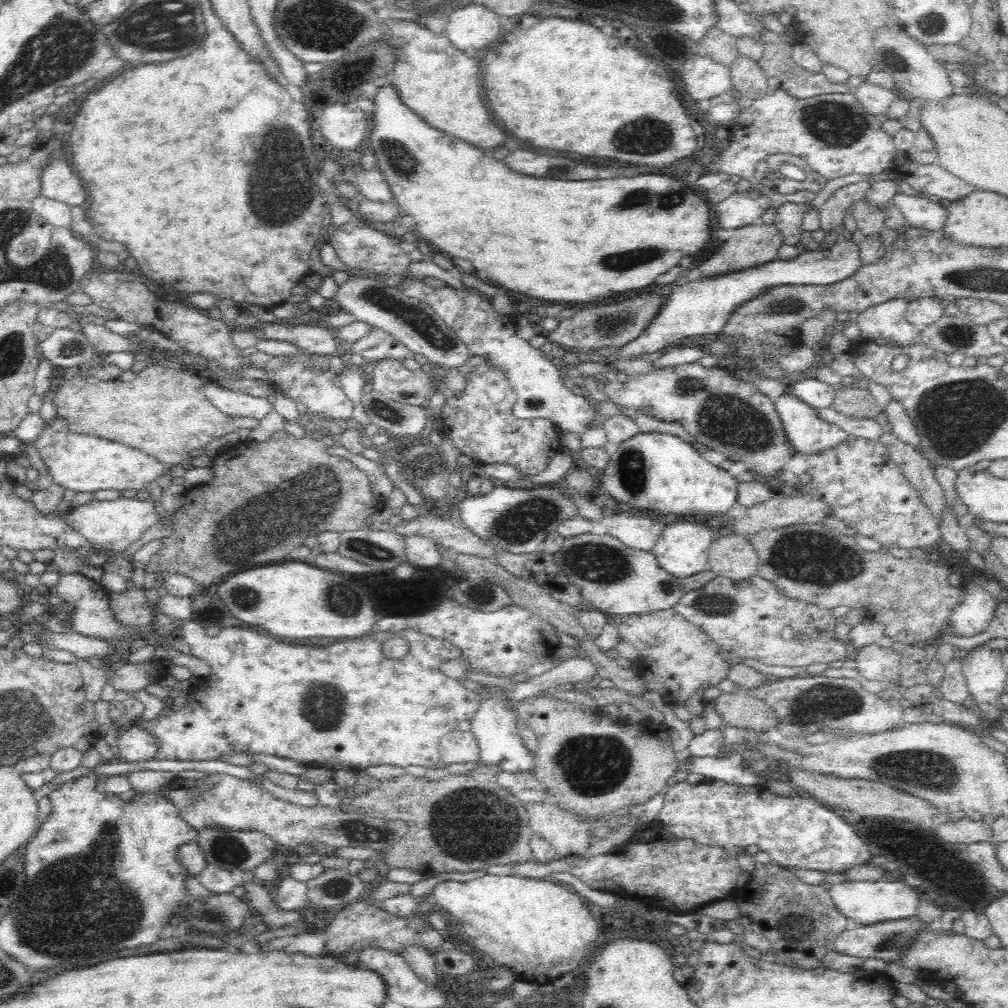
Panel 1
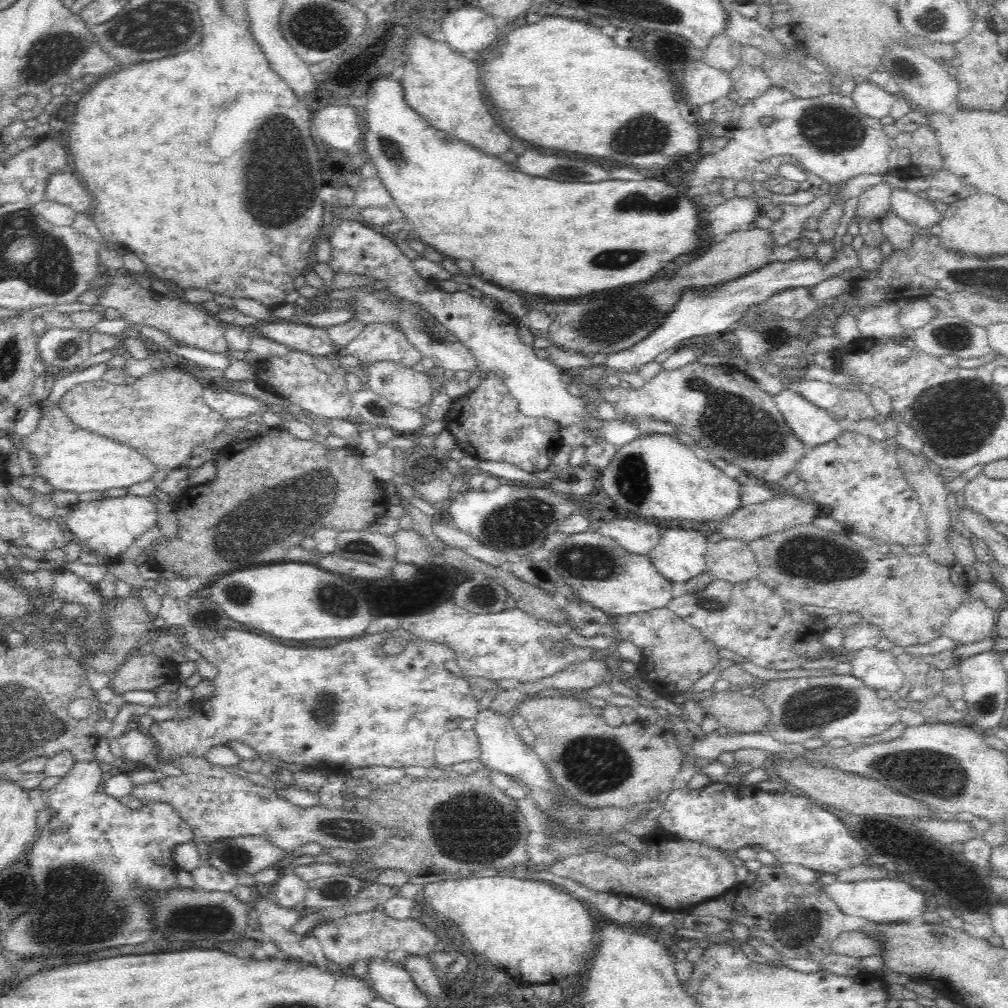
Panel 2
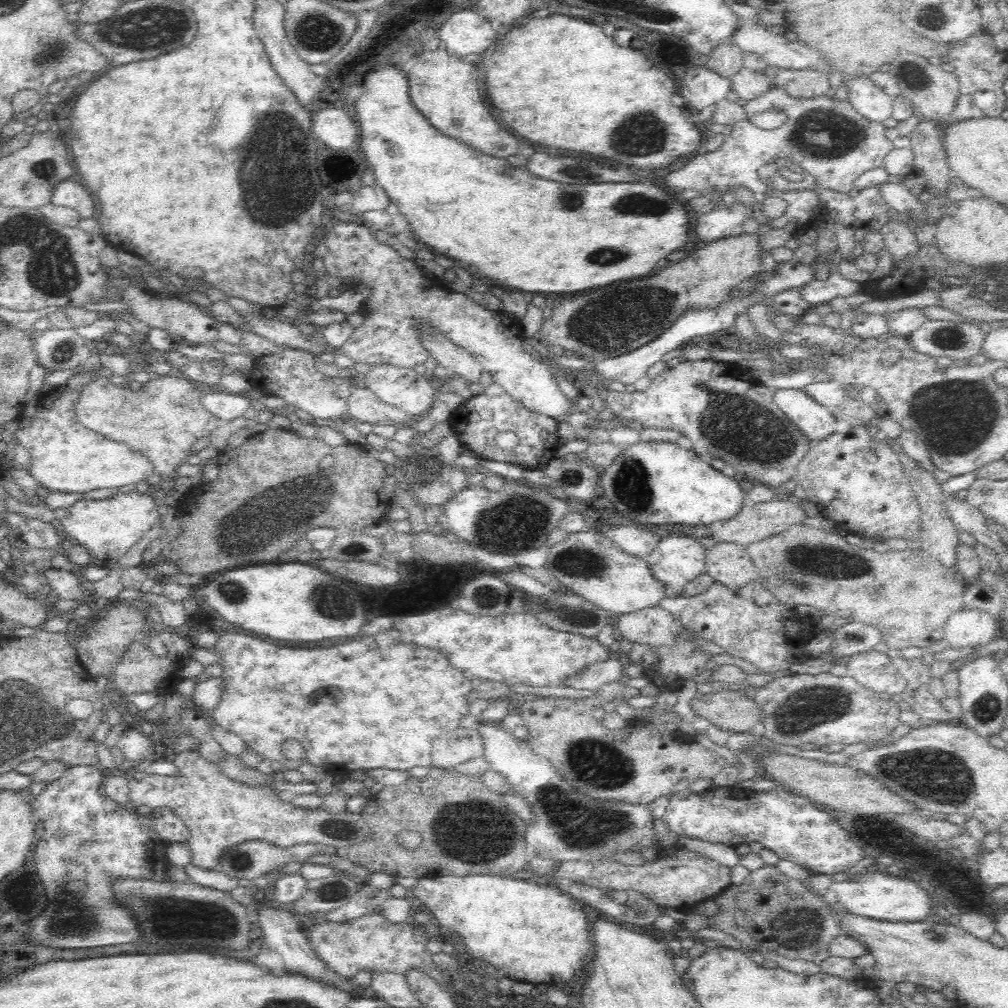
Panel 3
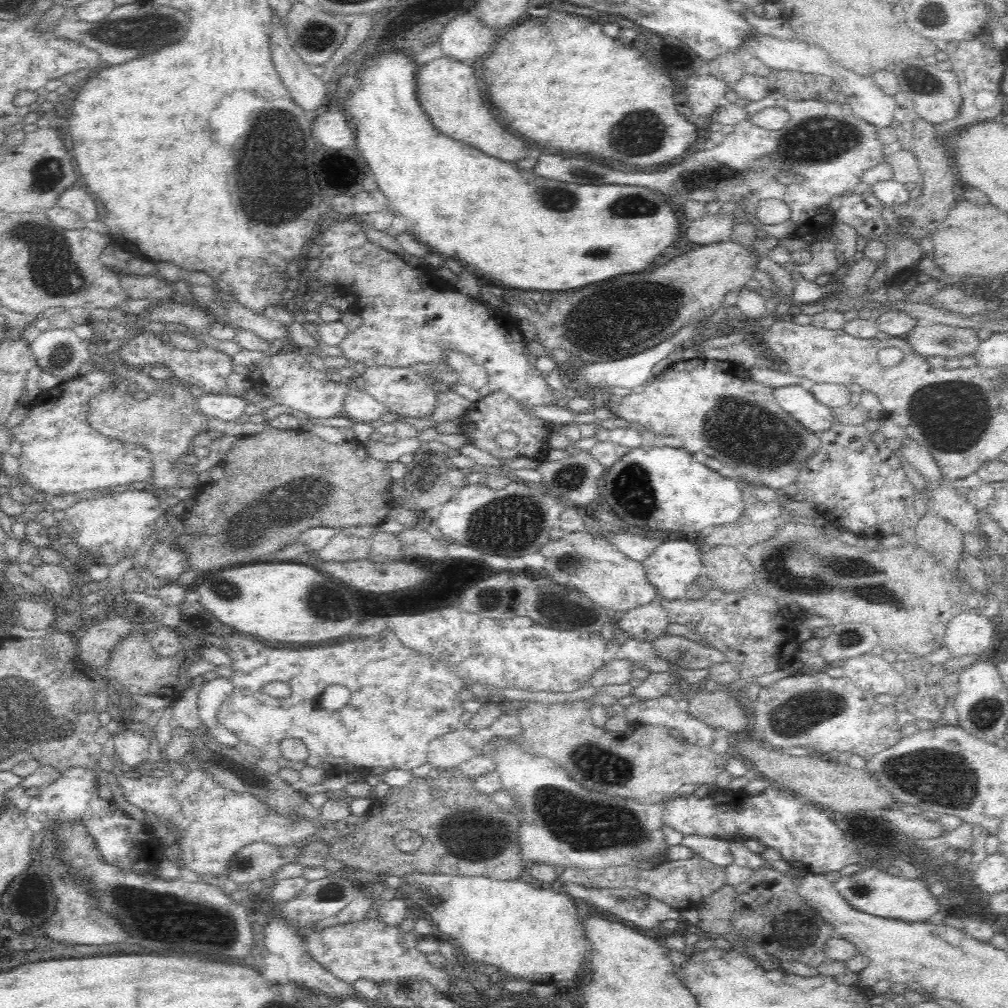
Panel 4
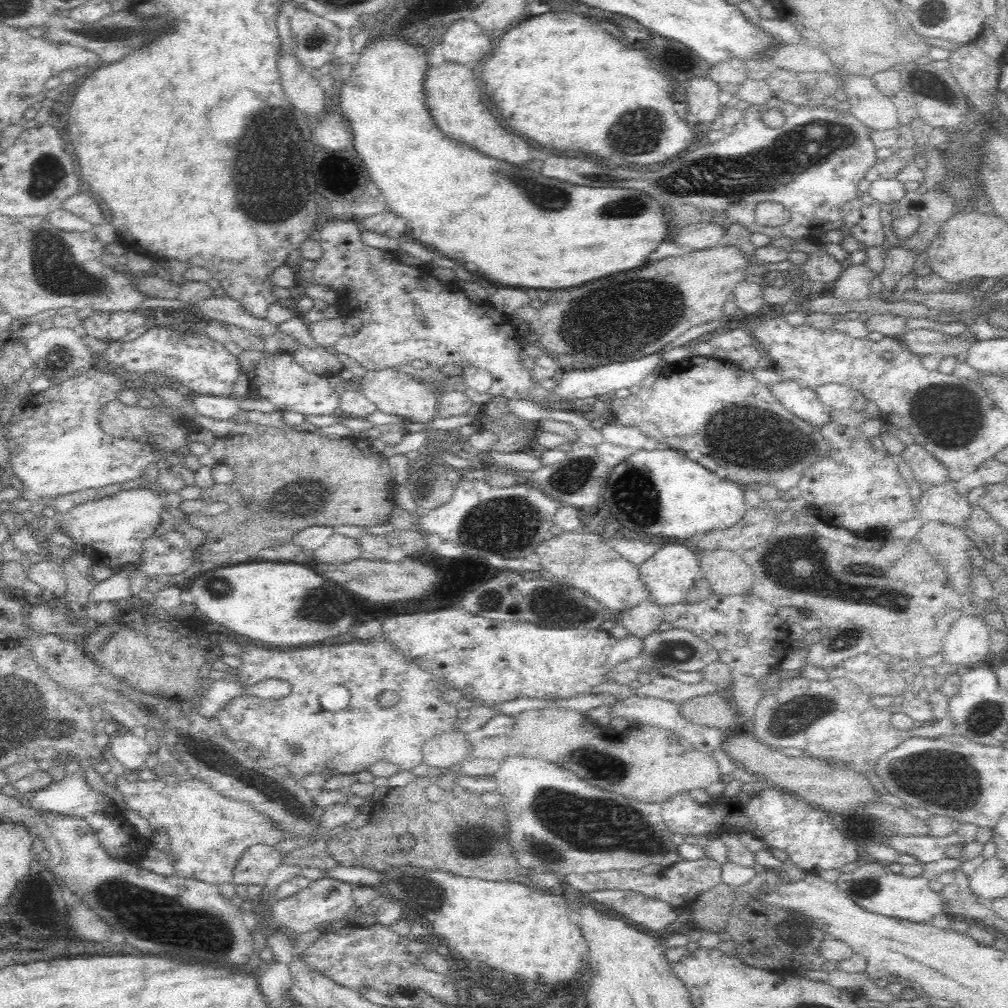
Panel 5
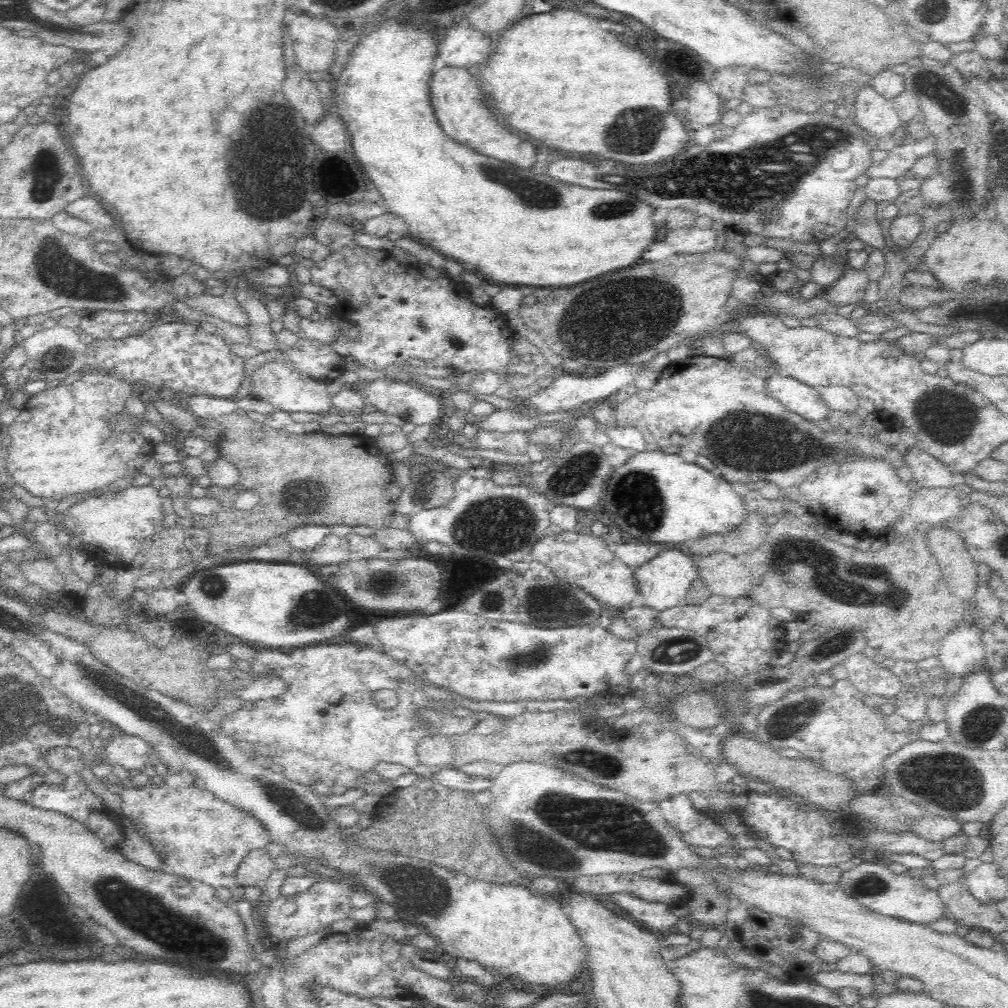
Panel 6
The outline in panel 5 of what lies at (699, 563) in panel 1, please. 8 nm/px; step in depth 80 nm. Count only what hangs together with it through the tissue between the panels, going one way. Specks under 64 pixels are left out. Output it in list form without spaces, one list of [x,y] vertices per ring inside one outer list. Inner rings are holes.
[[[668,544],[642,563],[638,567],[638,576],[648,591],[648,599],[660,608],[682,603],[694,582],[702,578],[696,556],[697,553],[684,544]]]

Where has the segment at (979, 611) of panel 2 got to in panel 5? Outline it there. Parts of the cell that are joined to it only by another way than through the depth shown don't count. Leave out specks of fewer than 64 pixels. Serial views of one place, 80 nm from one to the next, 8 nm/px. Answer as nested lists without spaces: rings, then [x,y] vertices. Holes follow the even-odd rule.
[[[962,614],[944,637],[942,656],[944,662],[958,670],[980,668],[988,661],[988,628],[977,615]]]

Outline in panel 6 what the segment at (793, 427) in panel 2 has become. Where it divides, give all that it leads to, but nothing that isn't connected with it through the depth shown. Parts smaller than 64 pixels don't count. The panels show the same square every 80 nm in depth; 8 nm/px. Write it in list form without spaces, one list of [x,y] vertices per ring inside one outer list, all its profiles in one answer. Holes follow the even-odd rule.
[[[771,368],[771,376],[766,380],[766,394],[808,421],[827,419],[829,409],[820,398],[817,388],[814,390],[802,382],[795,381],[795,378],[783,375],[775,368]]]

